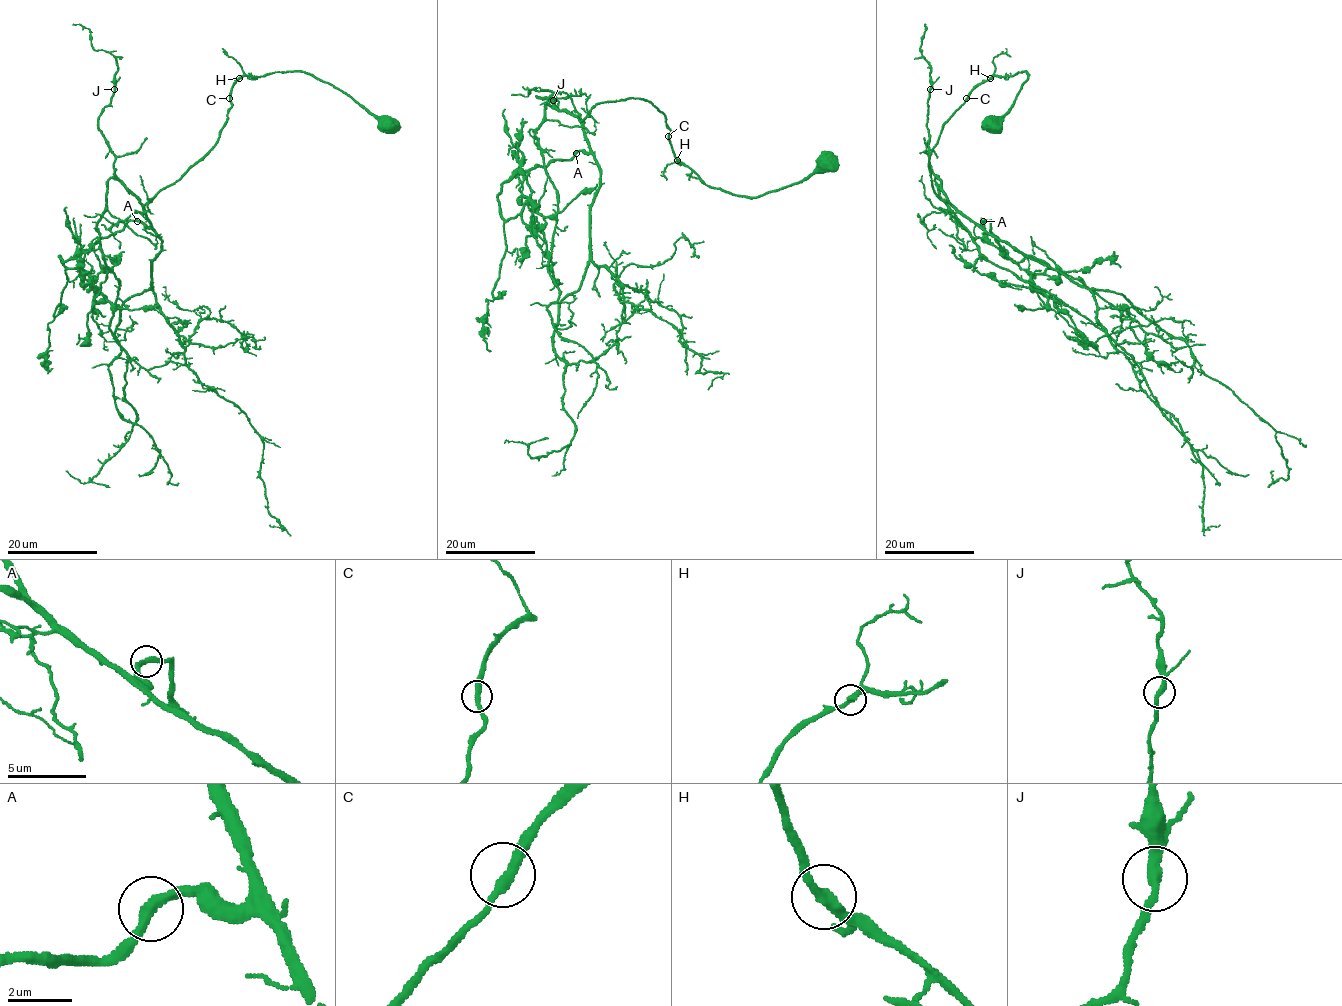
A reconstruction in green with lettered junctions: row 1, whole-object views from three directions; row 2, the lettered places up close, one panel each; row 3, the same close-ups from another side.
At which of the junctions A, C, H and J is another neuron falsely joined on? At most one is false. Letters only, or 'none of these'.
none of these

